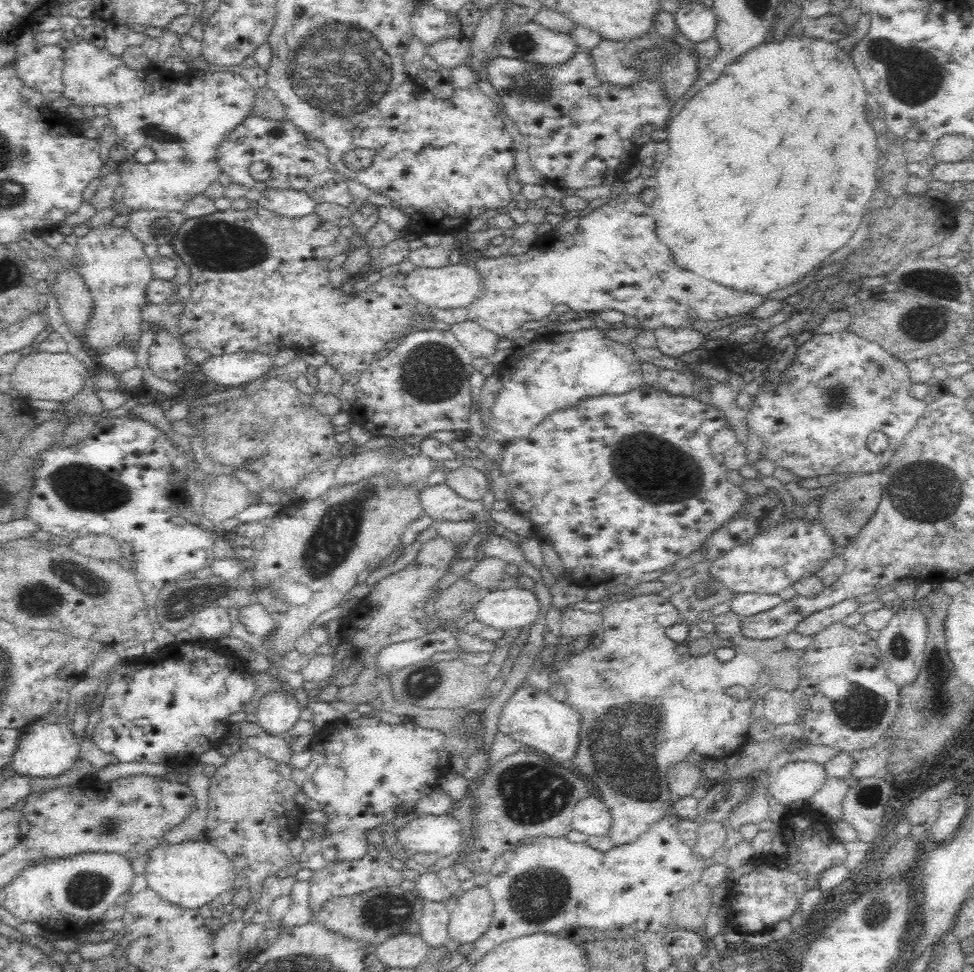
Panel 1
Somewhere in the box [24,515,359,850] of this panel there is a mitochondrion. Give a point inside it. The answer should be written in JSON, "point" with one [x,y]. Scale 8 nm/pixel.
{"point":[97,583]}

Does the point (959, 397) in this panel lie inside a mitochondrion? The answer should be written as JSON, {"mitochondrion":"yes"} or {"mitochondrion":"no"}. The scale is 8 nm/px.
{"mitochondrion":"no"}

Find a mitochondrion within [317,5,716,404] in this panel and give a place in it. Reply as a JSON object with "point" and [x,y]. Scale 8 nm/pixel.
{"point":[533,85]}

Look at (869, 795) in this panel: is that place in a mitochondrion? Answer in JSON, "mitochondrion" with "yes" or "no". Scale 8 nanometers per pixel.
{"mitochondrion":"yes"}

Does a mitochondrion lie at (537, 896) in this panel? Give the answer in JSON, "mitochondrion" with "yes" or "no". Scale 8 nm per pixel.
{"mitochondrion":"yes"}

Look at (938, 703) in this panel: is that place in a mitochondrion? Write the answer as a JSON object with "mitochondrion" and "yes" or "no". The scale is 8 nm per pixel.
{"mitochondrion":"yes"}

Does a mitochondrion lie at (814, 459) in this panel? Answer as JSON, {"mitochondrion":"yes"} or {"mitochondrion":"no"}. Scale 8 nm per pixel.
{"mitochondrion":"no"}

